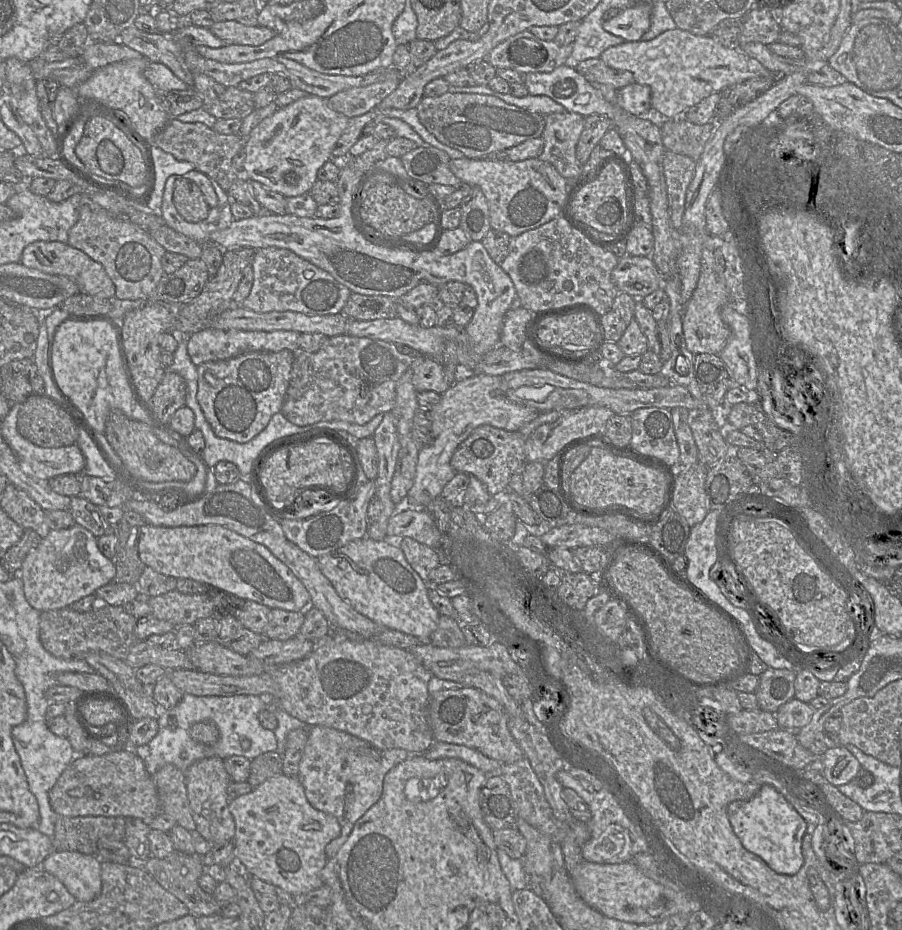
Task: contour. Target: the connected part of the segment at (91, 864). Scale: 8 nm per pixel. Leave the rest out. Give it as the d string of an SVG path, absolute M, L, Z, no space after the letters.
M78 851L53 852L41 866L58 878L78 901L92 901L101 893L101 862L95 855Z

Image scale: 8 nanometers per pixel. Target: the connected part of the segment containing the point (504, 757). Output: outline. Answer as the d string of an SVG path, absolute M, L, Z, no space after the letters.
M466 686L432 694L429 716L435 741L464 745L501 763L514 763L525 757L508 729L507 714L502 706L480 689Z

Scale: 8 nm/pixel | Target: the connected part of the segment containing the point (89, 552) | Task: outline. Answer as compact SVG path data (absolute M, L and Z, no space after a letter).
M75 524L67 529L43 531L42 541L27 554L18 575L23 581L24 595L28 603L43 612L70 607L79 599L95 594L97 589L114 580L116 566L113 560L99 550L97 537L83 526Z

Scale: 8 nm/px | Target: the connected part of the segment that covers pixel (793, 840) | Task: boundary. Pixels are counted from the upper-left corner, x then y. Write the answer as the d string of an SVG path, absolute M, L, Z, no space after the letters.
M763 785L749 800L730 803L727 812L733 831L745 849L760 857L778 874L799 872L804 864L802 842L807 823L772 785Z

